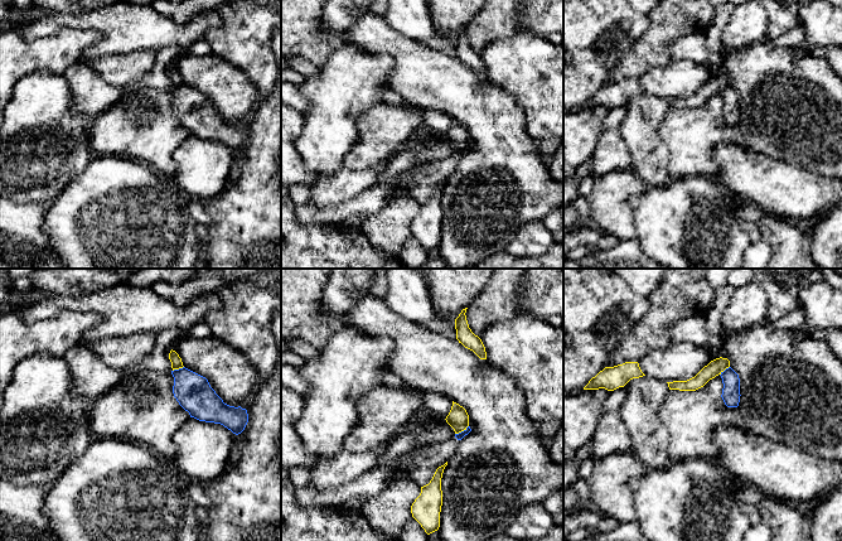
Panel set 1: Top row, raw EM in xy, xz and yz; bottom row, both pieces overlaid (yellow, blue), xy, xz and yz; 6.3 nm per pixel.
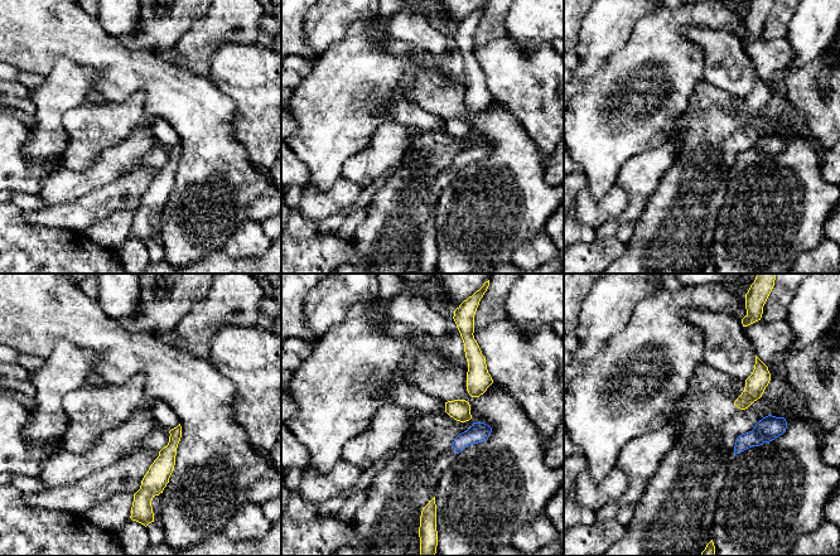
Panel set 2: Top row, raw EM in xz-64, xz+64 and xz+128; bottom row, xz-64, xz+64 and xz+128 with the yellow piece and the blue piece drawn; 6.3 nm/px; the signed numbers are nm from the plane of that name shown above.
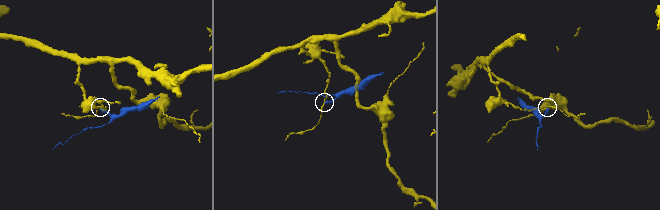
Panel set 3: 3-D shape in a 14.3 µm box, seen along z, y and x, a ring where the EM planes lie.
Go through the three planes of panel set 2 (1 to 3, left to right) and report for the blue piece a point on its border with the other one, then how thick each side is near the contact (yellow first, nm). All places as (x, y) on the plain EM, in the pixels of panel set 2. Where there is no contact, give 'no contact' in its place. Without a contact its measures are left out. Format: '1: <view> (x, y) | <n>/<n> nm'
1: no contact
2: no contact
3: no contact

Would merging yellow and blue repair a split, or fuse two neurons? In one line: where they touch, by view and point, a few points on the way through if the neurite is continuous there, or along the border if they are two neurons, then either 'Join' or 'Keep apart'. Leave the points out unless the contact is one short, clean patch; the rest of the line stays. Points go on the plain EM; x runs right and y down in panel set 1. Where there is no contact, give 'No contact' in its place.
Touches yellow at xz (461, 148). Boundary: xz (468, 143), (455, 151). Keep apart

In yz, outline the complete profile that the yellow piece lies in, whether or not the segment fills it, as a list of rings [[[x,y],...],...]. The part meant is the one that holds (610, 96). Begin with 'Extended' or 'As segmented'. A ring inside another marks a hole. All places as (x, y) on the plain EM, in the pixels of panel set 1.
As segmented. [[[625,79],[614,84],[605,84],[595,95],[592,95],[584,107],[605,106],[614,108],[624,105],[630,97],[645,93],[638,79]]]

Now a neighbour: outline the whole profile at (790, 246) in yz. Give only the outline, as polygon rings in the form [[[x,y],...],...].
[[[765,213],[755,224],[773,251],[766,269],[822,269],[810,257],[810,235],[803,232],[794,221]]]

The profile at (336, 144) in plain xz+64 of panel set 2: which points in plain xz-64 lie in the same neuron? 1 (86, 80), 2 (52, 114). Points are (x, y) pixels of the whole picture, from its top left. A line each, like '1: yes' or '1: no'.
1: yes
2: yes

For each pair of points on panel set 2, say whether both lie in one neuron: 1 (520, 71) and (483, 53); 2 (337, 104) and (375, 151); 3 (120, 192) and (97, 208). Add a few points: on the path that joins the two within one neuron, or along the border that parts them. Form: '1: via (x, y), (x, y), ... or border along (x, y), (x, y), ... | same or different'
1: via (511, 71), (500, 59), (492, 57) | same
2: border along (387, 120), (379, 125), (365, 148), (344, 160) | different
3: via (115, 197), (102, 203) | same

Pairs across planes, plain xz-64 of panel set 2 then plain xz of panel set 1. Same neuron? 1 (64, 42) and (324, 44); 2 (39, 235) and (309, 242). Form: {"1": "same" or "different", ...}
{"1": "same", "2": "same"}

